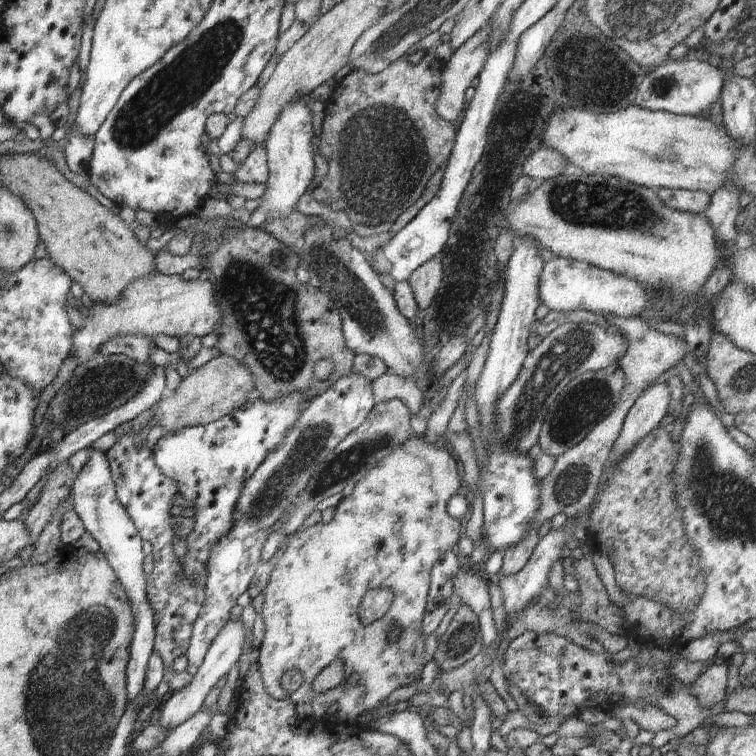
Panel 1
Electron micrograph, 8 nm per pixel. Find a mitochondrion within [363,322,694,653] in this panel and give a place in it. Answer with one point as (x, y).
(567, 354)

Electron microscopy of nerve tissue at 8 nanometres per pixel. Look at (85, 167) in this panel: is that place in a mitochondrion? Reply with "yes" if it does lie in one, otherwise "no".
no

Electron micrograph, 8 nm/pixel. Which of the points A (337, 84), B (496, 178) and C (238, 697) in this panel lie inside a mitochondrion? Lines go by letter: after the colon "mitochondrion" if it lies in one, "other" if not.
A: other
B: other
C: other

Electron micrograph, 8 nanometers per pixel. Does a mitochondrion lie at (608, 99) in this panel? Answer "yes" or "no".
no

